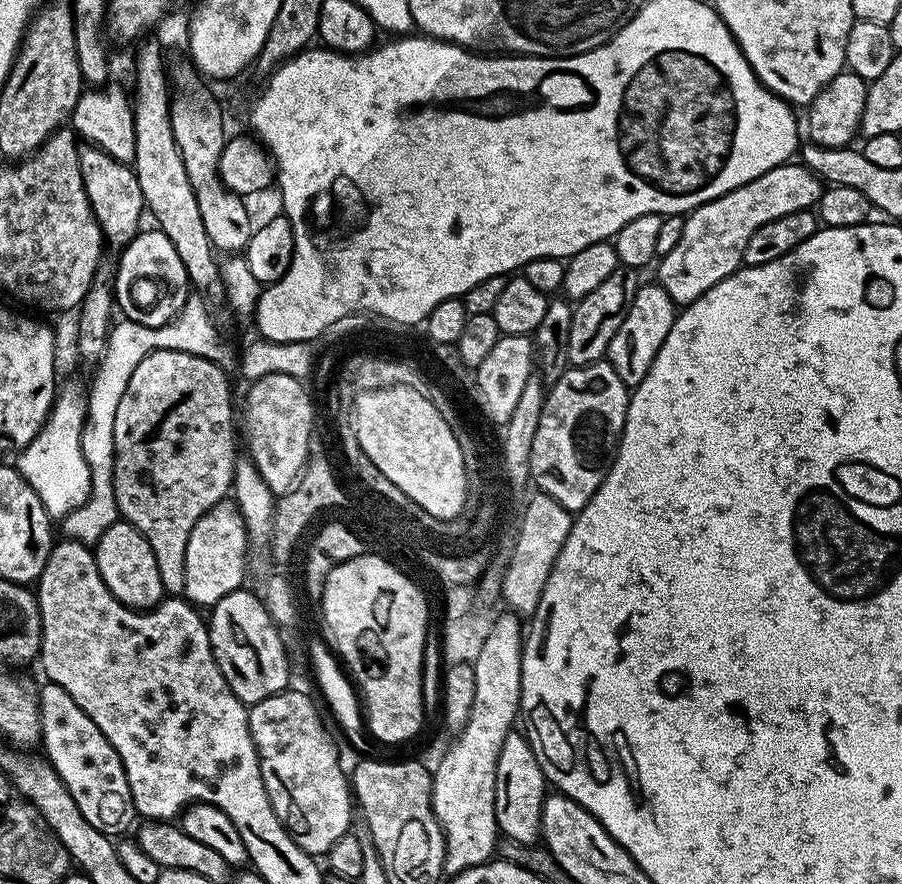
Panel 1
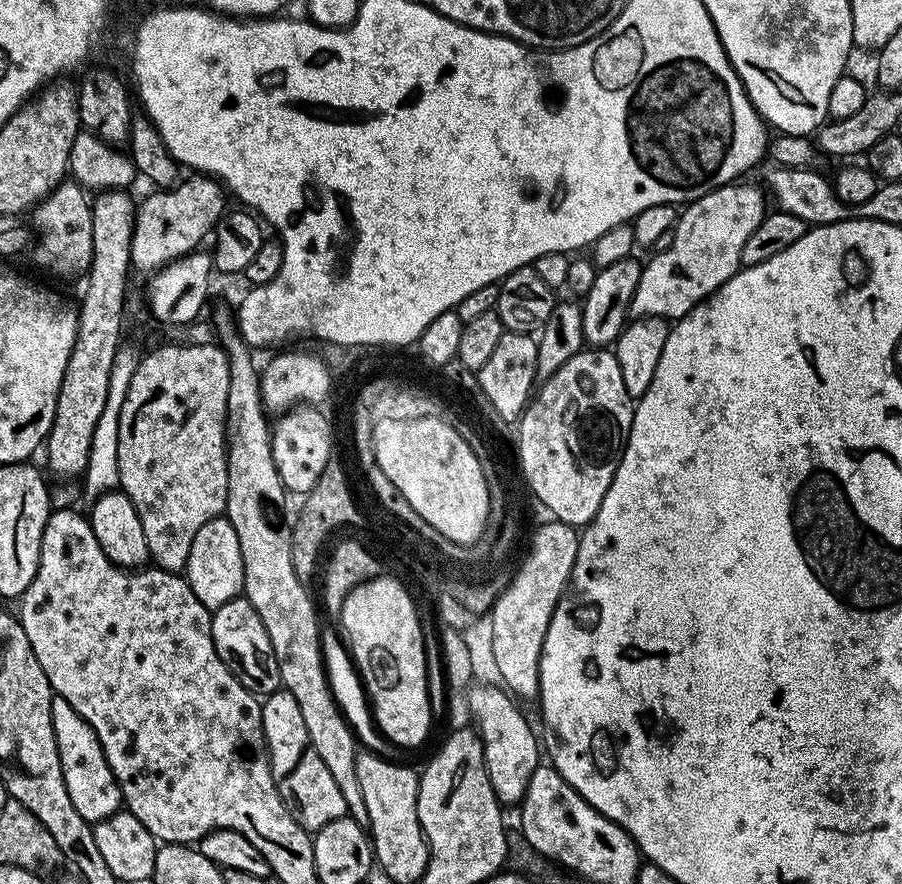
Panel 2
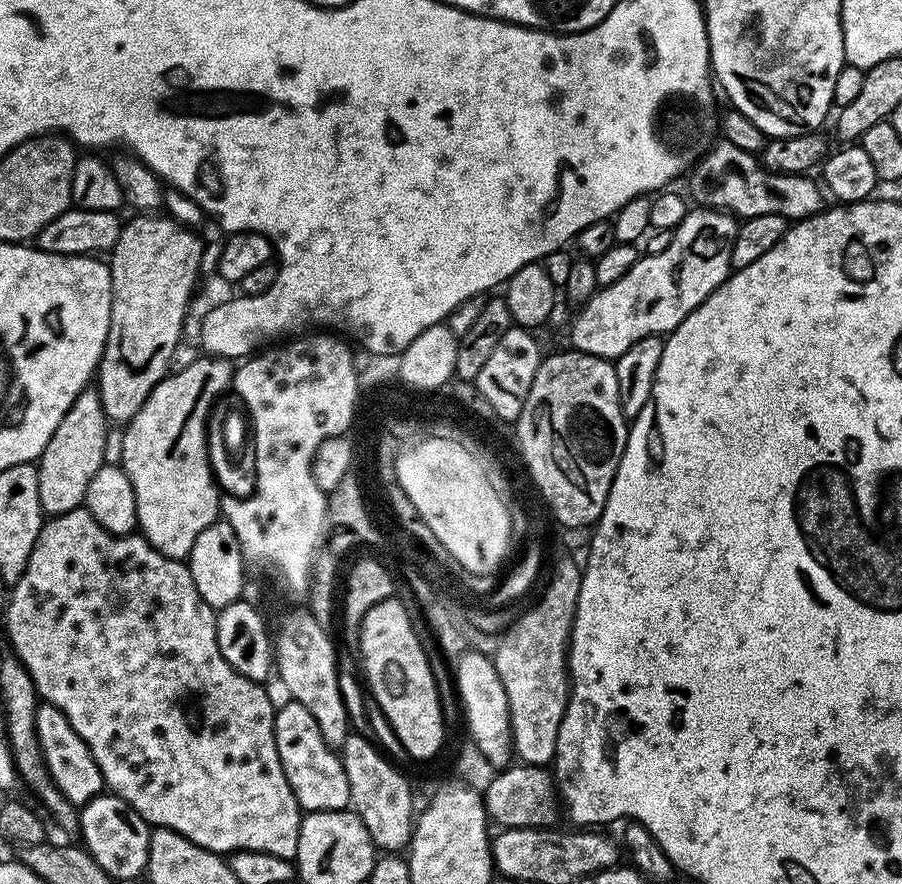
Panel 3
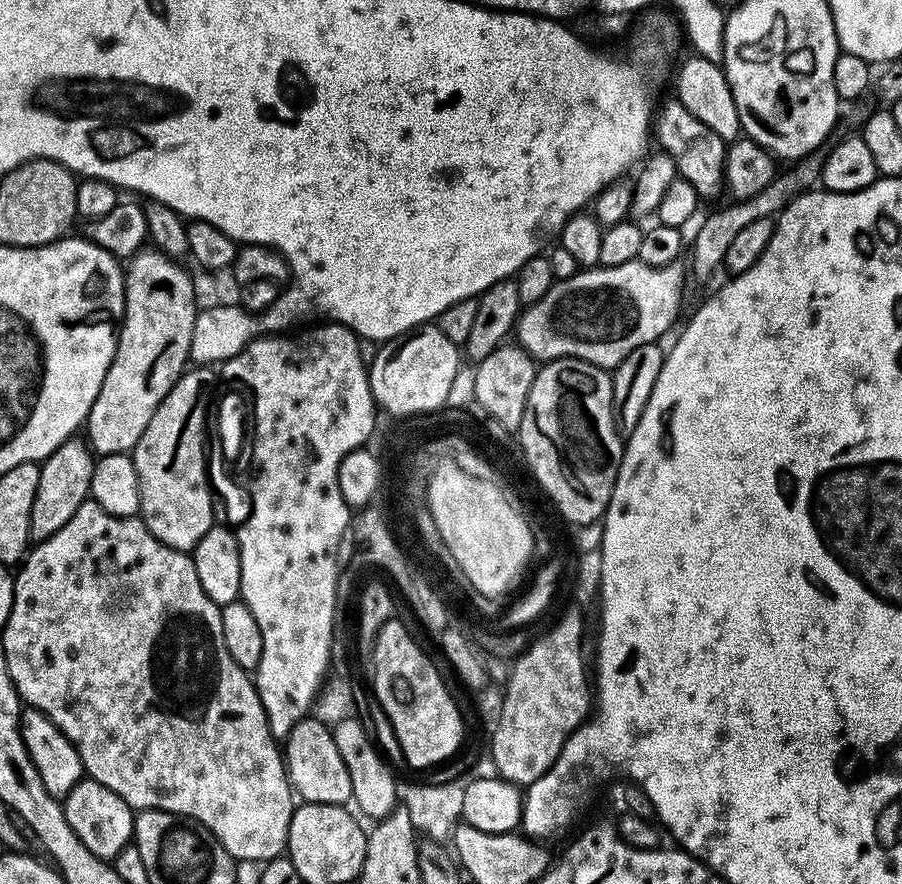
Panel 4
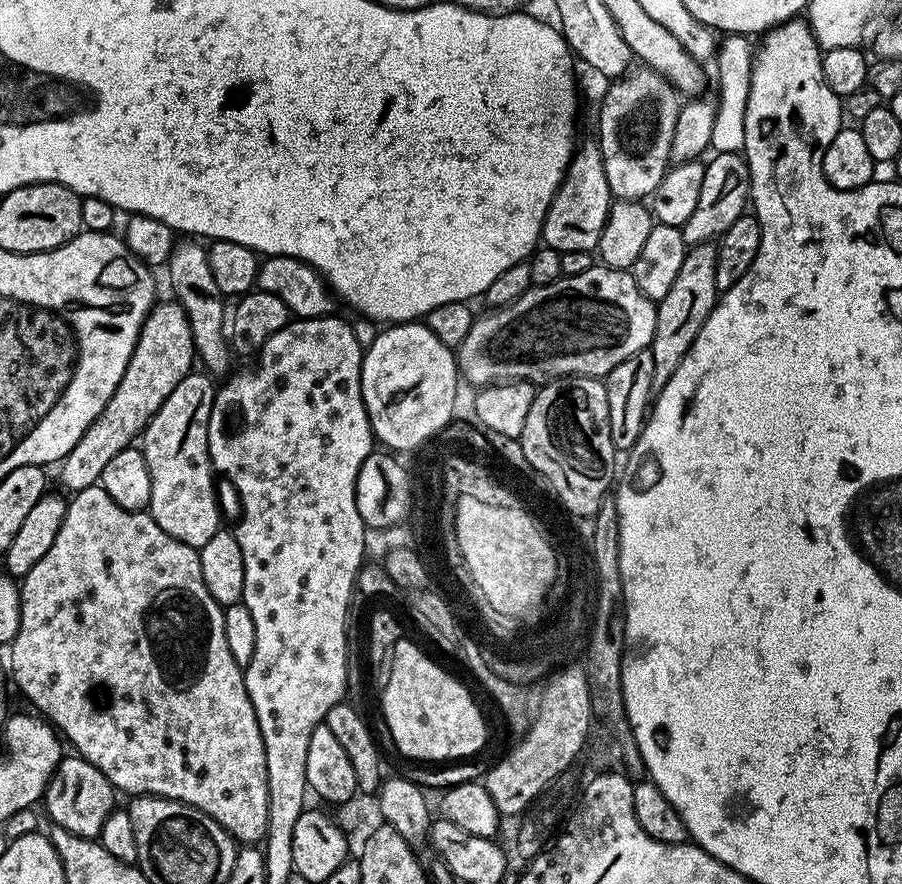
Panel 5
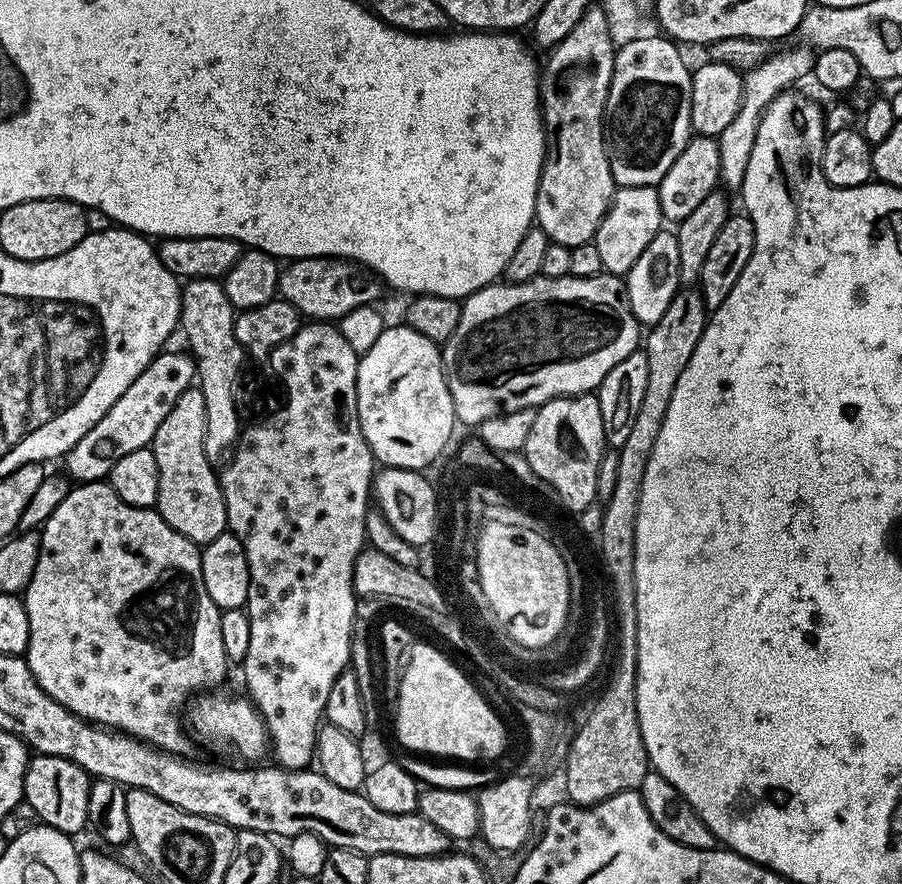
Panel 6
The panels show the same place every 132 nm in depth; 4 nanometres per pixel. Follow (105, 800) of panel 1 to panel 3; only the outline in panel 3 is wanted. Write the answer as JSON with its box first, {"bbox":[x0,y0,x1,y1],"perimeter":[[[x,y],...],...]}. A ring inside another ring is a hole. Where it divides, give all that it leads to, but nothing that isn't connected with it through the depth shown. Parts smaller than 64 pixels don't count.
{"bbox":[34,703,105,806],"perimeter":[[[41,703],[36,709],[34,726],[38,730],[38,742],[42,746],[44,765],[50,770],[50,778],[71,804],[83,806],[105,791],[102,770],[98,770],[98,762],[94,762],[94,754],[90,754],[86,742],[78,738],[74,726],[70,726],[66,714],[62,714],[58,706]]]}

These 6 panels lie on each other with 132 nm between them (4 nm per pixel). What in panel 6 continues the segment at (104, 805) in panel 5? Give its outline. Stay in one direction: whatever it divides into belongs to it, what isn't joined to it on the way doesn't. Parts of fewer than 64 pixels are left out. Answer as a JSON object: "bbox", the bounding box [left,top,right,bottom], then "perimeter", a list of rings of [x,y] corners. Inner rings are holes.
{"bbox":[23,755,92,836],"perimeter":[[[35,755],[29,759],[23,780],[24,800],[34,810],[38,820],[59,832],[71,836],[88,824],[89,786],[92,778],[84,768],[61,756]]]}

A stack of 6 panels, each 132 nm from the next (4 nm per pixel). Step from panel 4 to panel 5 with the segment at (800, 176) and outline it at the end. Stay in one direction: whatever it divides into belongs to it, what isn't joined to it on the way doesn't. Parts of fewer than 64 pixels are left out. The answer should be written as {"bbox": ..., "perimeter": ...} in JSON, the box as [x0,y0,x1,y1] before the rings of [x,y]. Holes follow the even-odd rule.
{"bbox":[650,242,717,390],"perimeter":[[[709,242],[691,245],[682,258],[682,266],[678,269],[673,285],[668,289],[666,296],[656,304],[656,325],[650,345],[654,358],[653,389],[659,390],[666,386],[666,382],[670,382],[670,374],[678,370],[690,346],[694,346],[694,338],[698,338],[698,330],[702,330],[706,318],[710,318],[717,299],[716,244]]]}

